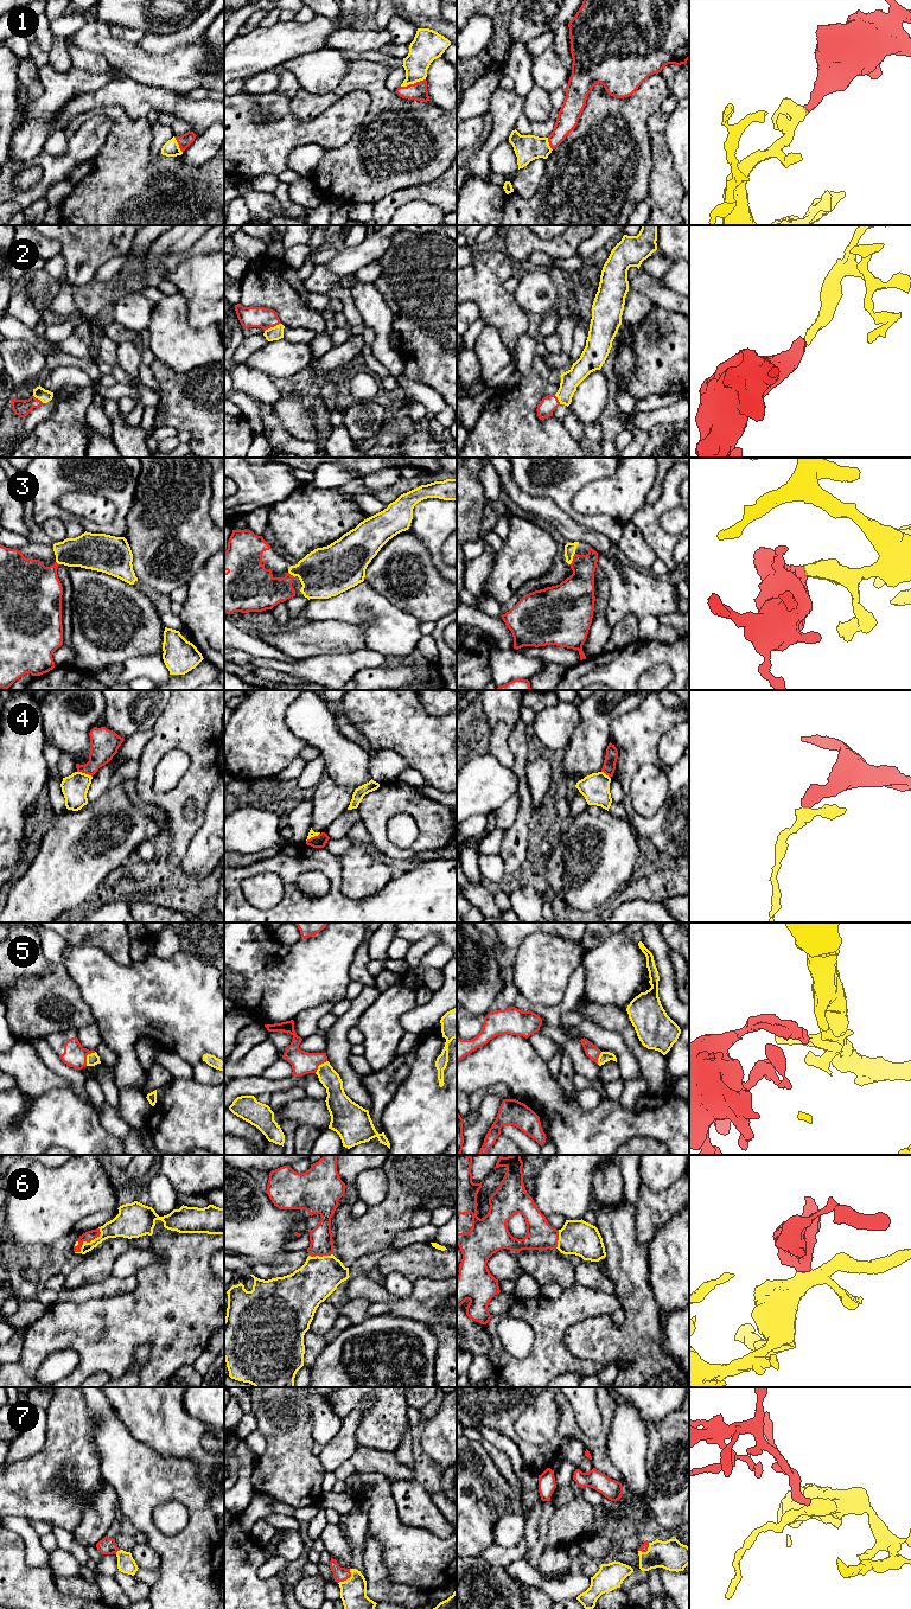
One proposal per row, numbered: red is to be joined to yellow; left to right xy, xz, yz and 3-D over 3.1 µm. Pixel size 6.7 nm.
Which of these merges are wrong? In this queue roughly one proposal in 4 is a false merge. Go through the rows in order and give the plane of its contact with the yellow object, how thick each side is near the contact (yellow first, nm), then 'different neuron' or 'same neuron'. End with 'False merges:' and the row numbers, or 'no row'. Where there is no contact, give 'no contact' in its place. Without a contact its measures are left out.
1: contact in xz; calibres 190 and 130 nm; same neuron
2: contact in xz; calibres 100 and 140 nm; same neuron
3: contact in yz; calibres 80 and 260 nm; same neuron
4: contact in xy; calibres 180 and 190 nm; different neuron
5: contact in xy; calibres 90 and 160 nm; same neuron
6: contact in xy; calibres 140 and 70 nm; same neuron
7: contact in xz; calibres 180 and 100 nm; same neuron
False merges: 4

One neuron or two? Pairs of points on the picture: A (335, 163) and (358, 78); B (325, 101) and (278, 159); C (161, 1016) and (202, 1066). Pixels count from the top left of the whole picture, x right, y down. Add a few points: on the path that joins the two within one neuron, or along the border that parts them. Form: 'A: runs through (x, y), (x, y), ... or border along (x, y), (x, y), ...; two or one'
A: runs through (360, 151), (377, 129), (377, 101); one
B: border along (335, 102), (307, 120), (299, 120), (290, 109); two
C: border along (202, 1059), (192, 1066); two

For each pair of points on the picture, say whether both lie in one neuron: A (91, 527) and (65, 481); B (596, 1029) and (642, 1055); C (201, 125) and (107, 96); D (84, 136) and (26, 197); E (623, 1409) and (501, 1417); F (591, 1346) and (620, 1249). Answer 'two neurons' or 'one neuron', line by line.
A: one neuron
B: two neurons
C: one neuron
D: one neuron
E: two neurons
F: one neuron

